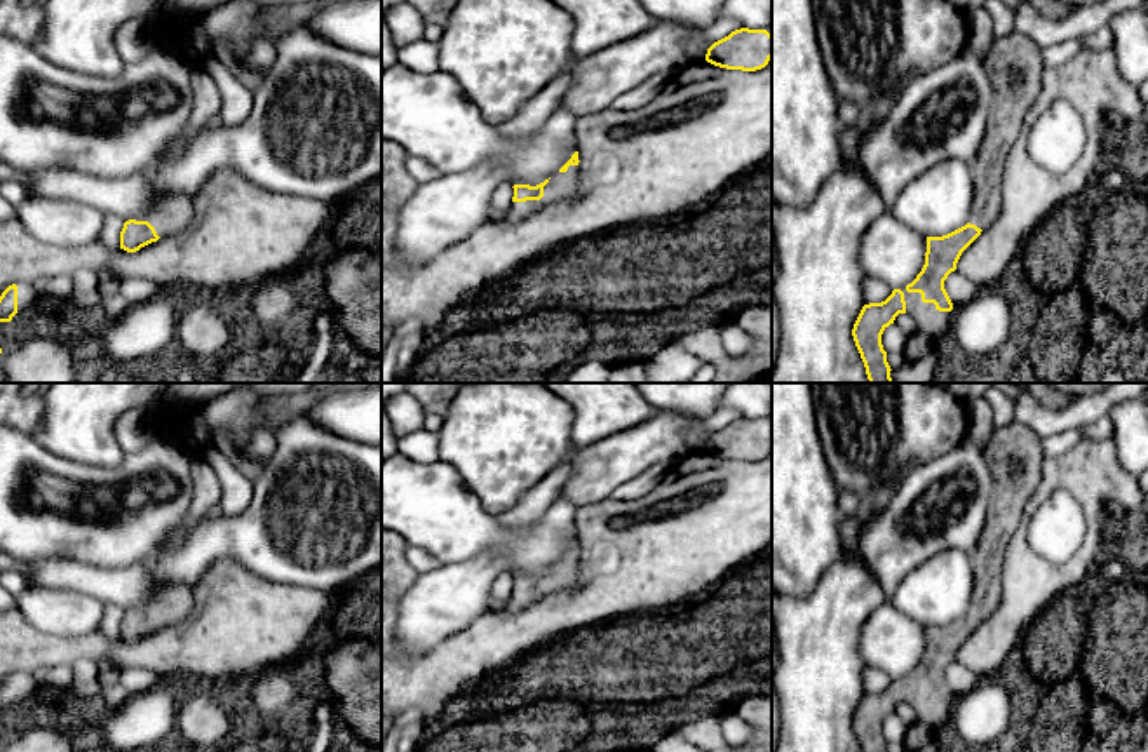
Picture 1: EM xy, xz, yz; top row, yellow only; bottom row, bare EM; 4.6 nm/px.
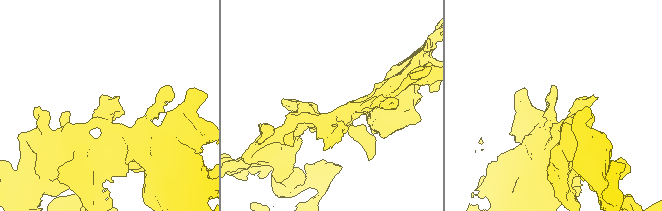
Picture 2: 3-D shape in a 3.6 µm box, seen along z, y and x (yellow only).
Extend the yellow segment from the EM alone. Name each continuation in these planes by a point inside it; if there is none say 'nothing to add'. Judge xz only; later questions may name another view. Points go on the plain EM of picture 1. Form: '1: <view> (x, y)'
1: xz (563, 575)

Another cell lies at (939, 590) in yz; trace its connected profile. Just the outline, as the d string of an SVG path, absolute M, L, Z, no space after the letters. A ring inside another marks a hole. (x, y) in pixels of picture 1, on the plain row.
M956 548L942 550L899 583L890 604L923 627L942 627L969 613L974 587L972 557Z

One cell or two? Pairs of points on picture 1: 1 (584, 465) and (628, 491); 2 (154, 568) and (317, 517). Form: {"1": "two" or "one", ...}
{"1": "two", "2": "one"}

